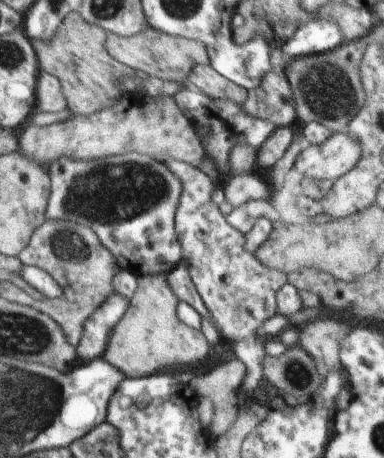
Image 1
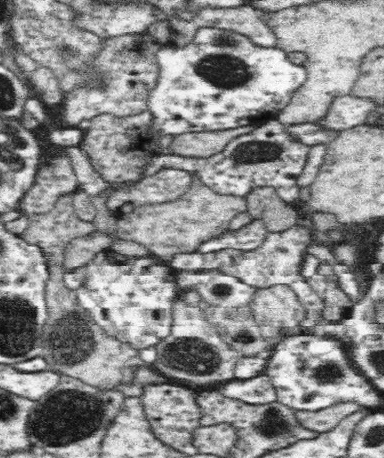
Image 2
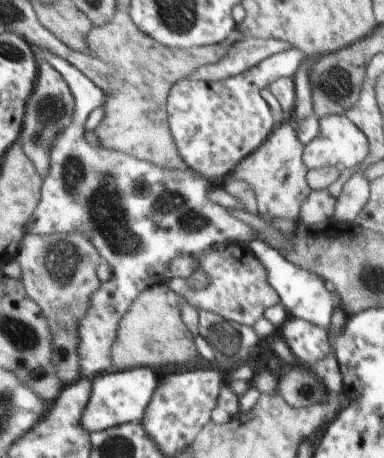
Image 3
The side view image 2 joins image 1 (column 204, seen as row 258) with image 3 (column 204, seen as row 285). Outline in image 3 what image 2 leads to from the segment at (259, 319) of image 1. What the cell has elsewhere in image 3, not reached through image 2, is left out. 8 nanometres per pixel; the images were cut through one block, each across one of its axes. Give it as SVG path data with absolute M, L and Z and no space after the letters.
M231 242L231 244L215 244L205 248L197 254L197 268L189 278L171 280L169 286L179 292L187 302L191 302L195 308L215 312L229 322L239 322L253 326L259 318L265 316L265 310L279 302L277 292L273 286L269 286L267 270L261 260L253 256L253 252L247 250L249 246Z

